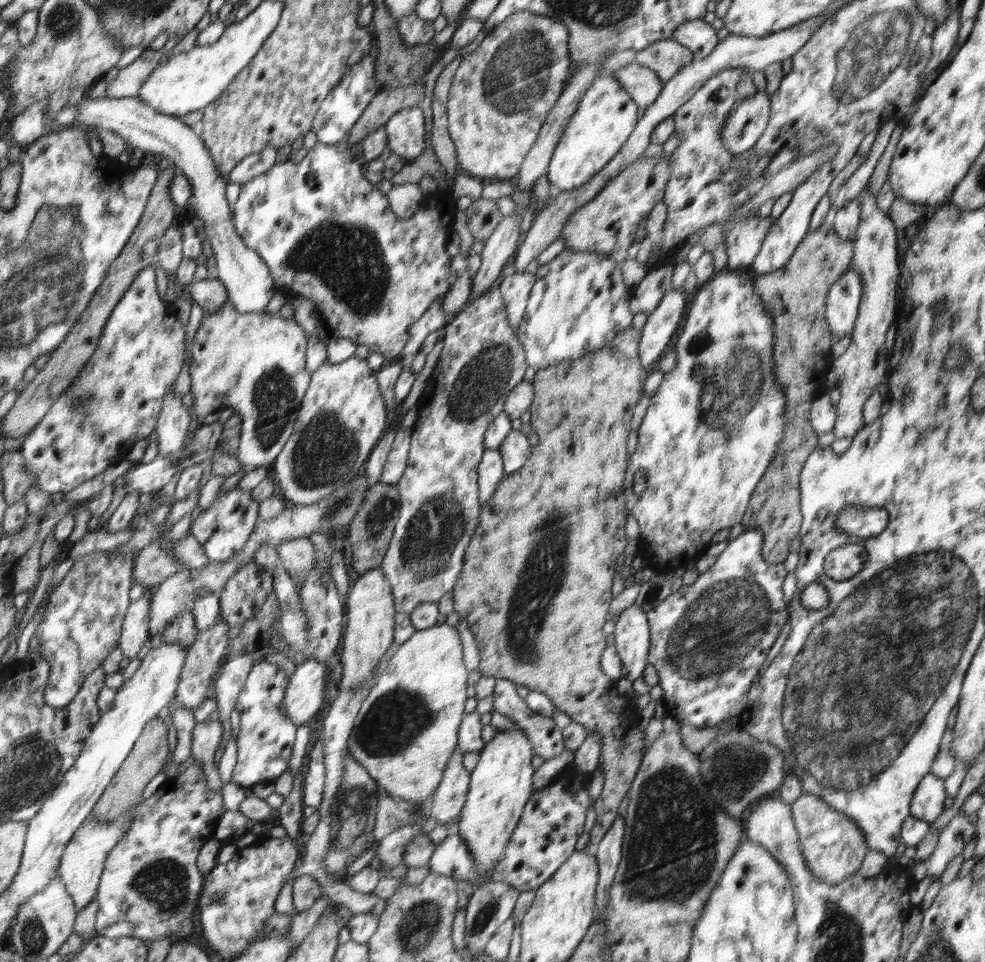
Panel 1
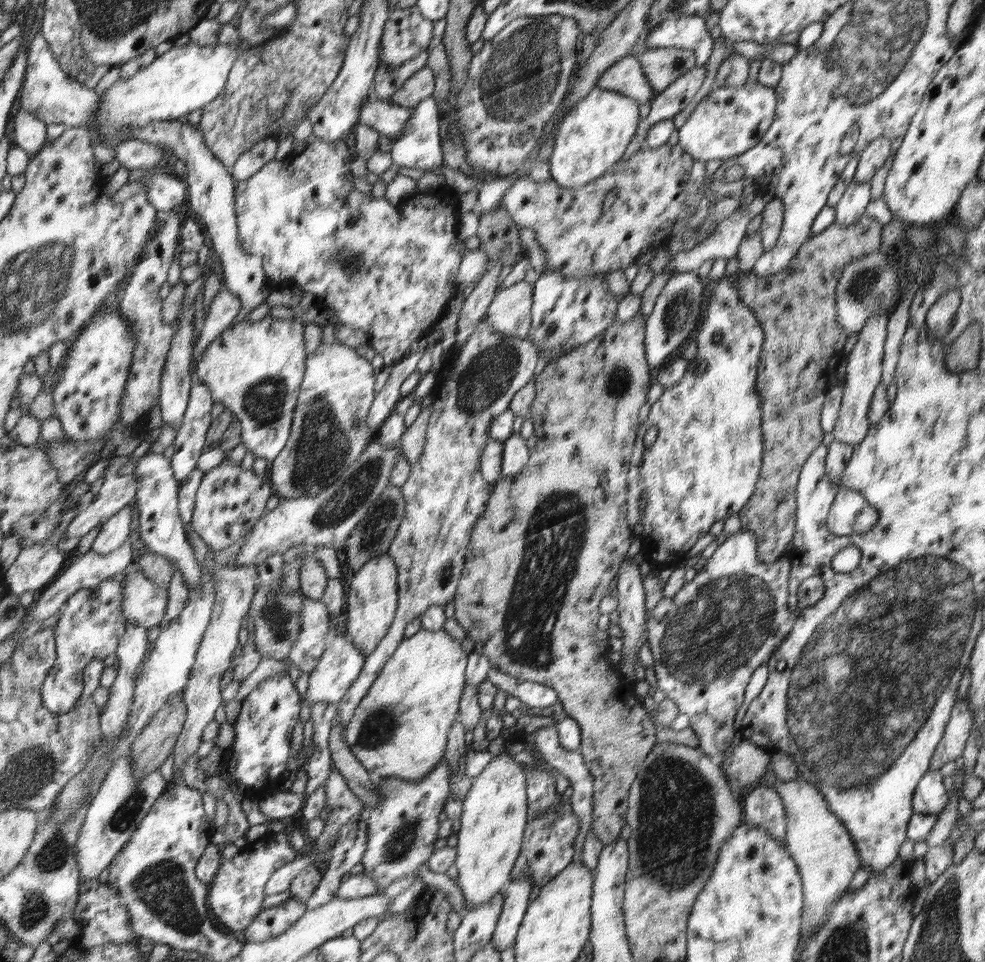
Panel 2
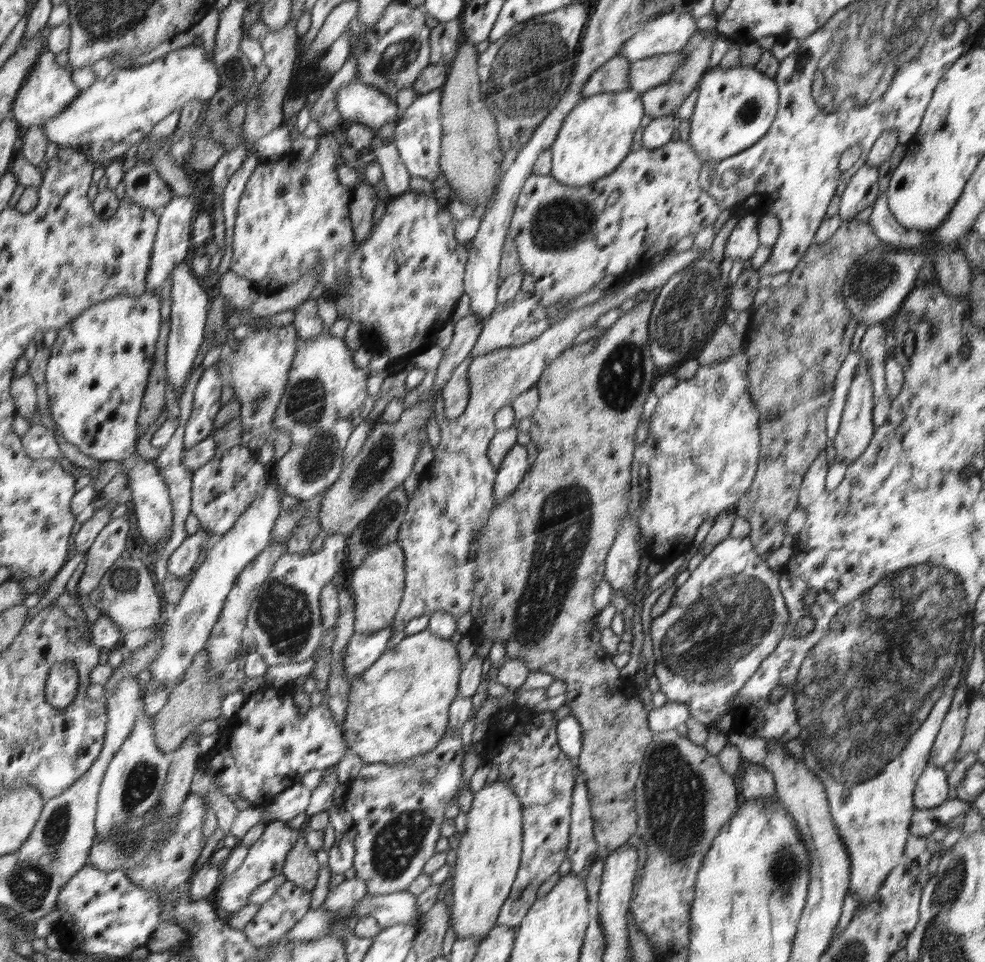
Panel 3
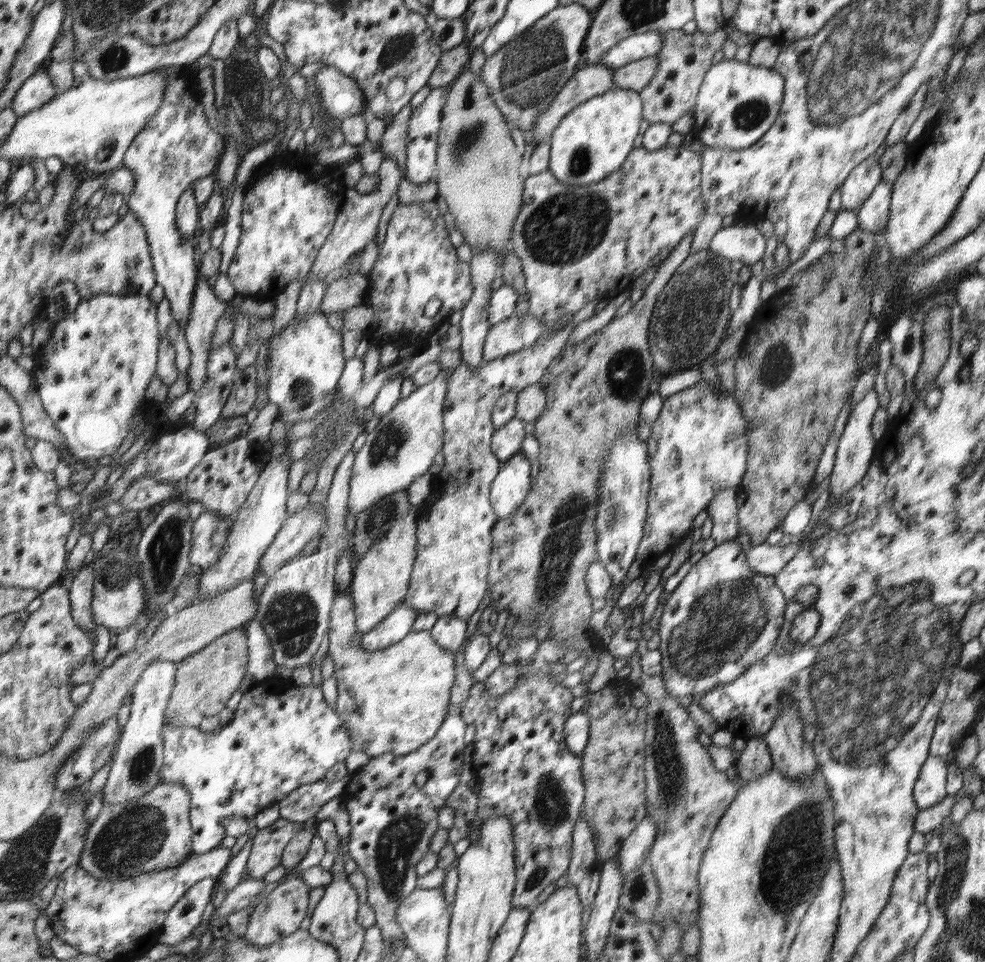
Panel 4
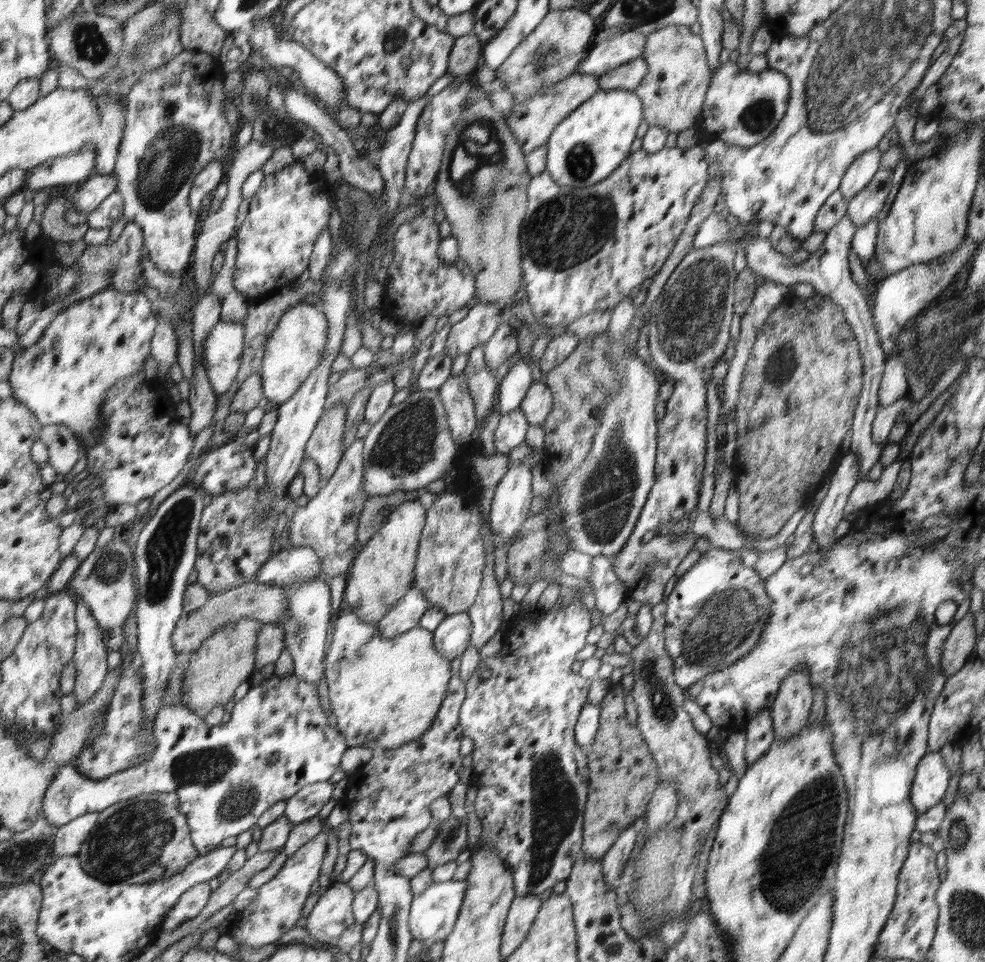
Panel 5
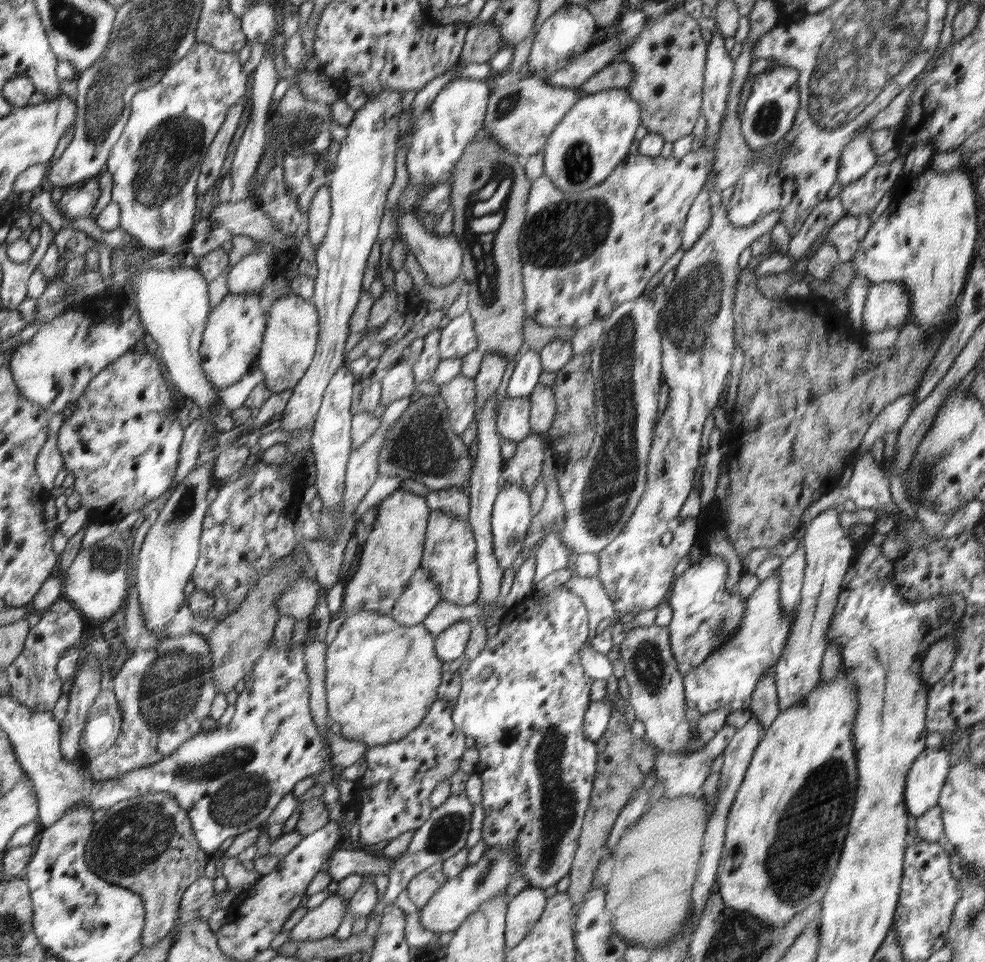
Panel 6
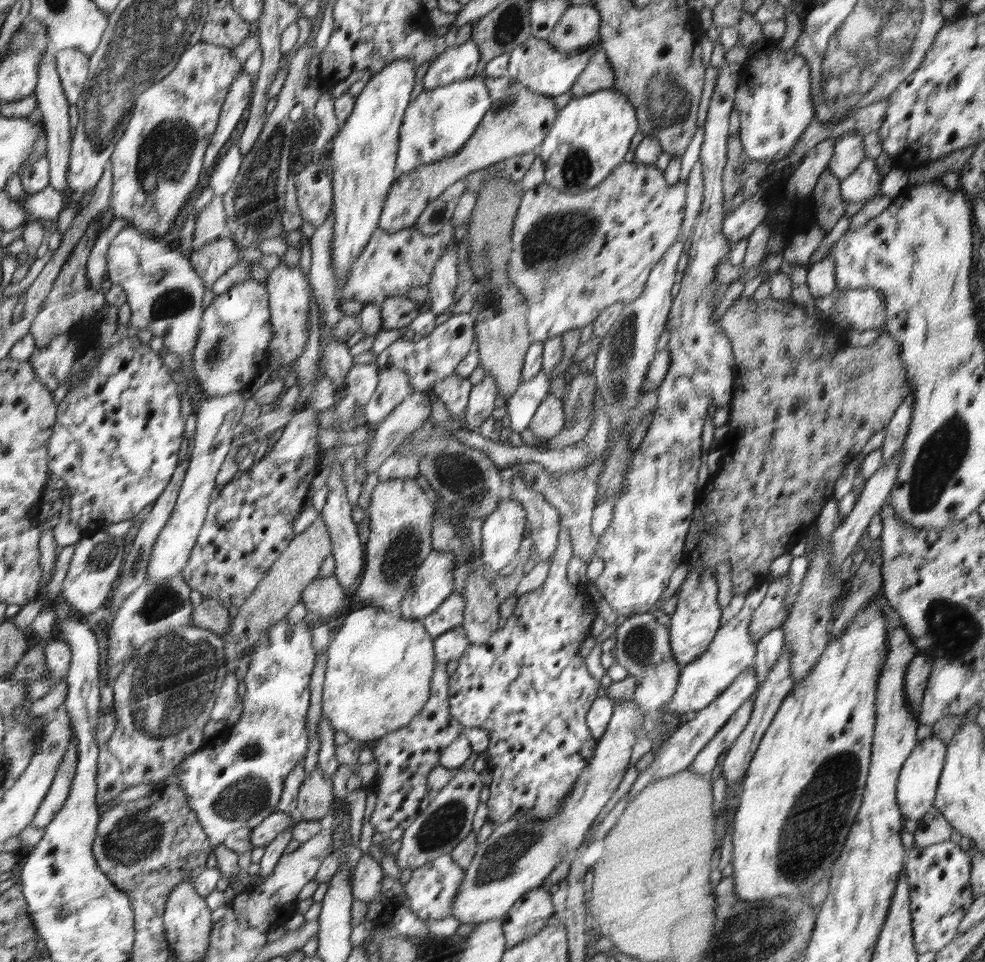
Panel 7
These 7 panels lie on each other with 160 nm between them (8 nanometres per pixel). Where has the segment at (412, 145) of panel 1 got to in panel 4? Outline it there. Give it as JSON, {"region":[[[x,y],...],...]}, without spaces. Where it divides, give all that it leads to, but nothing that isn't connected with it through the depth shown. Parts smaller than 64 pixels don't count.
{"region":[[[322,66],[314,75],[314,84],[324,113],[340,121],[365,114],[363,90],[354,78],[334,66]]]}

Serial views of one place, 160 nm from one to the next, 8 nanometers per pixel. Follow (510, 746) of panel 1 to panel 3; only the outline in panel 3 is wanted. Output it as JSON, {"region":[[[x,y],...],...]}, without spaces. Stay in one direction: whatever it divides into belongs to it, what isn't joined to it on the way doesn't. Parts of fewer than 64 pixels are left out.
{"region":[[[498,778],[488,786],[473,793],[473,801],[468,814],[468,825],[461,832],[459,842],[455,843],[457,857],[454,866],[452,926],[456,939],[487,936],[495,926],[503,904],[511,896],[519,867],[522,865],[523,852],[523,806],[515,790],[502,779]]]}

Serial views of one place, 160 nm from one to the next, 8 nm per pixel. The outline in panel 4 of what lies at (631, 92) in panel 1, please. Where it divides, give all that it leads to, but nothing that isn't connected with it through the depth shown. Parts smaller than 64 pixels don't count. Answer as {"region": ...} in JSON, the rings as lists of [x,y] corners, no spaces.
{"region":[[[600,64],[581,65],[556,95],[552,105],[538,115],[532,131],[526,135],[527,146],[536,146],[542,140],[548,139],[570,111],[594,96],[600,96],[613,89],[612,75],[613,70]]]}

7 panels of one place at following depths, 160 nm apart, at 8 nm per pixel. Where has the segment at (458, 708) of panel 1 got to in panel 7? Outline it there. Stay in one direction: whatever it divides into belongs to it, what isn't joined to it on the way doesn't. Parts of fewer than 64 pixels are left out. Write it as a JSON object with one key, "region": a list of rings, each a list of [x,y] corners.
{"region":[[[365,607],[356,610],[356,612],[350,612],[345,617],[342,617],[336,626],[335,638],[330,642],[327,649],[327,667],[325,670],[325,680],[323,683],[323,695],[321,698],[322,712],[330,719],[330,724],[335,731],[342,730],[352,740],[364,741],[382,739],[383,736],[388,735],[390,732],[399,730],[404,726],[407,726],[409,722],[421,710],[423,710],[424,704],[430,696],[430,679],[432,679],[432,673],[434,673],[434,652],[432,652],[432,638],[430,634],[426,634],[424,625],[421,620],[416,619],[404,619],[398,613],[386,613],[382,609],[376,609],[375,607]]]}

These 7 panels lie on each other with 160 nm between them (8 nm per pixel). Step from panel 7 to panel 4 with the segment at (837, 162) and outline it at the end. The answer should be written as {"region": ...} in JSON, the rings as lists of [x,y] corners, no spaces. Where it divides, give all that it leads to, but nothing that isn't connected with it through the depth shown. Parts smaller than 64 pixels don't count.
{"region":[[[875,154],[870,155],[866,160],[857,164],[839,186],[842,194],[841,210],[860,209],[881,180],[883,178],[881,177],[879,157]]]}

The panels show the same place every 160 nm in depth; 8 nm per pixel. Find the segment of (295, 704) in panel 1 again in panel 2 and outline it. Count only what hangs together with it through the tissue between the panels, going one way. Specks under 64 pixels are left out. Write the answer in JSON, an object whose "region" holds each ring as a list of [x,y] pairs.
{"region":[[[337,633],[331,636],[329,646],[326,647],[319,663],[309,676],[308,690],[304,695],[305,702],[310,707],[317,702],[327,702],[333,709],[359,678],[363,671],[363,664],[366,663],[366,658],[367,656],[361,652],[361,647],[355,646],[347,633]]]}

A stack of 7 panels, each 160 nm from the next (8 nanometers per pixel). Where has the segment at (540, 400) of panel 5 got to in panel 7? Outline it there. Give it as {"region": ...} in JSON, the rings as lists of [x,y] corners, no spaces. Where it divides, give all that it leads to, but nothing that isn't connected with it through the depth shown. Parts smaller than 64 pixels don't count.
{"region":[[[548,394],[533,414],[529,429],[540,438],[552,438],[563,429],[564,419],[563,401]]]}

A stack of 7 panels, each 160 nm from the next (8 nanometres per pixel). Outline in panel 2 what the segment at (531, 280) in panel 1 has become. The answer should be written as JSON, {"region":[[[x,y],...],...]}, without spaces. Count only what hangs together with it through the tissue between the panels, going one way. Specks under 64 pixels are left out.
{"region":[[[526,281],[498,289],[487,310],[489,325],[496,332],[503,332],[504,336],[528,339],[532,301],[533,287]]]}

